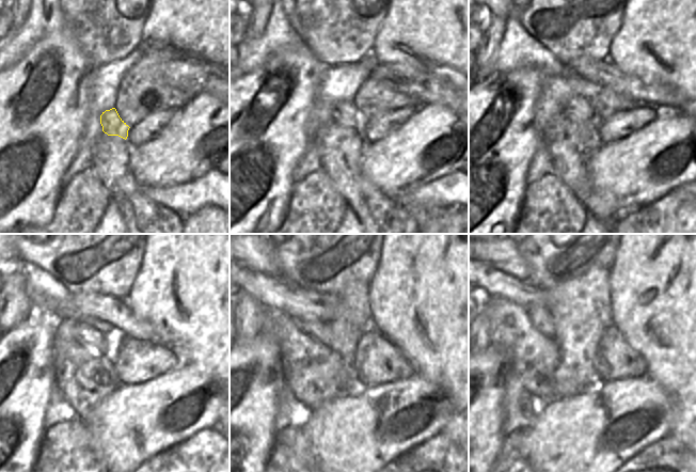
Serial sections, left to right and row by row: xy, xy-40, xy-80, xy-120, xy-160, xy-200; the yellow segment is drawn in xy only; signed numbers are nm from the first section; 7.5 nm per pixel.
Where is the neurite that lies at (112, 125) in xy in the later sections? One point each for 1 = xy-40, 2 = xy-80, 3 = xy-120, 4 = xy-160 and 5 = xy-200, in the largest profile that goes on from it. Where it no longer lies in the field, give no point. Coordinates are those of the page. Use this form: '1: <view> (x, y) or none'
1: xy-40 (345, 113)
2: xy-80 (581, 108)
3: xy-120 (95, 340)
4: xy-160 (320, 330)
5: xy-200 (539, 317)

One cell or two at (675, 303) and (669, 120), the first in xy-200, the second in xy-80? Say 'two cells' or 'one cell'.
two cells

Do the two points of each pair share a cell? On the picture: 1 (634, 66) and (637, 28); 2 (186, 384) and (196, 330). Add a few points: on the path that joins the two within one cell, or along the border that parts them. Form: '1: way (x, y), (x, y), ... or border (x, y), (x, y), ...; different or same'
1: way (634, 57), (637, 49), (637, 37); same
2: border (179, 363), (192, 363), (211, 377); different

